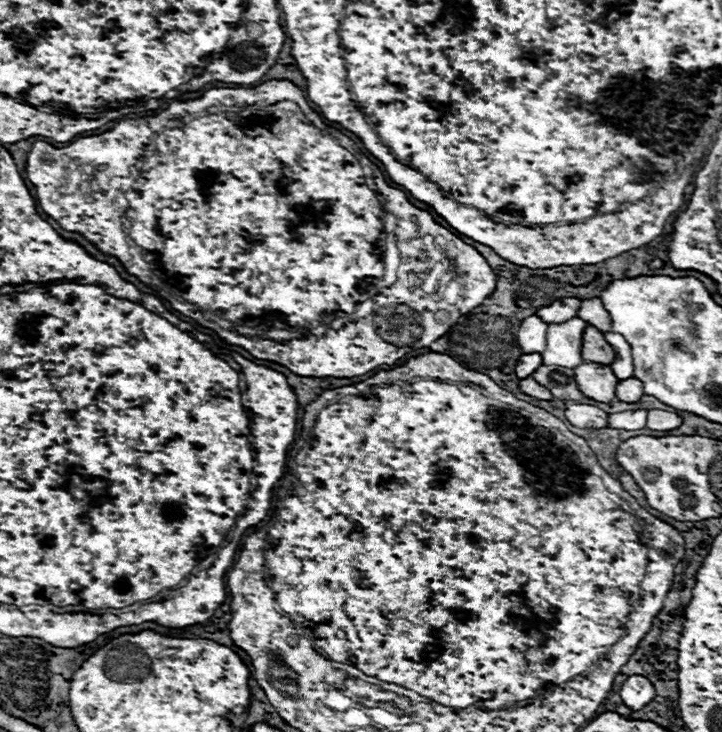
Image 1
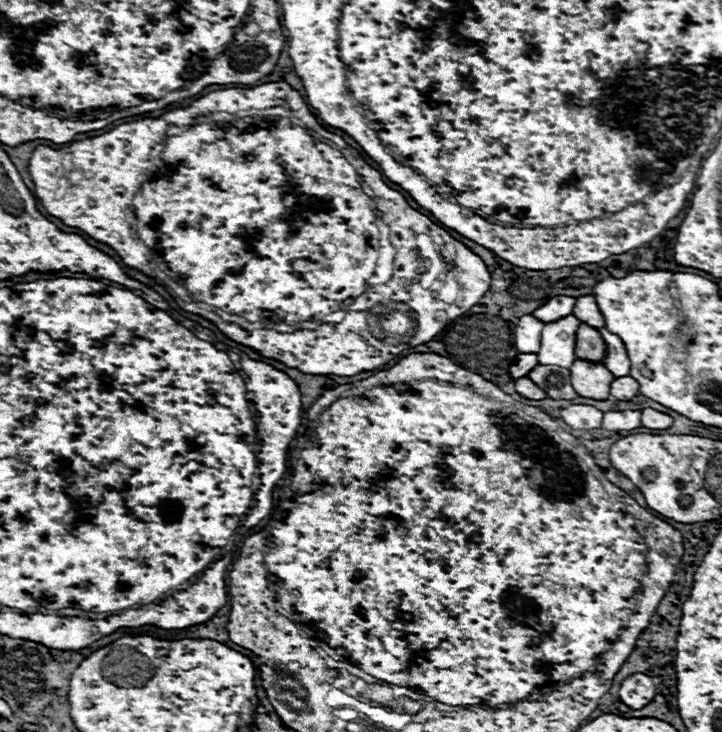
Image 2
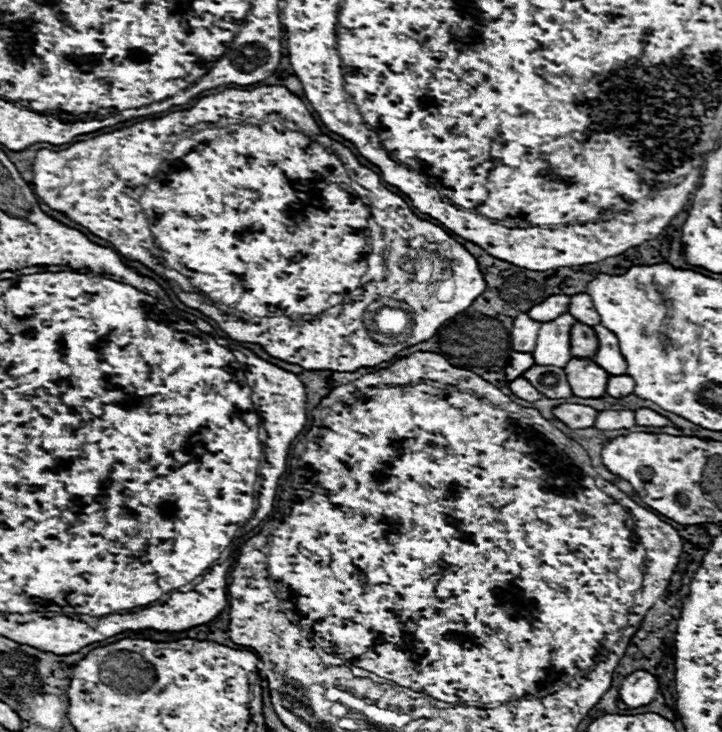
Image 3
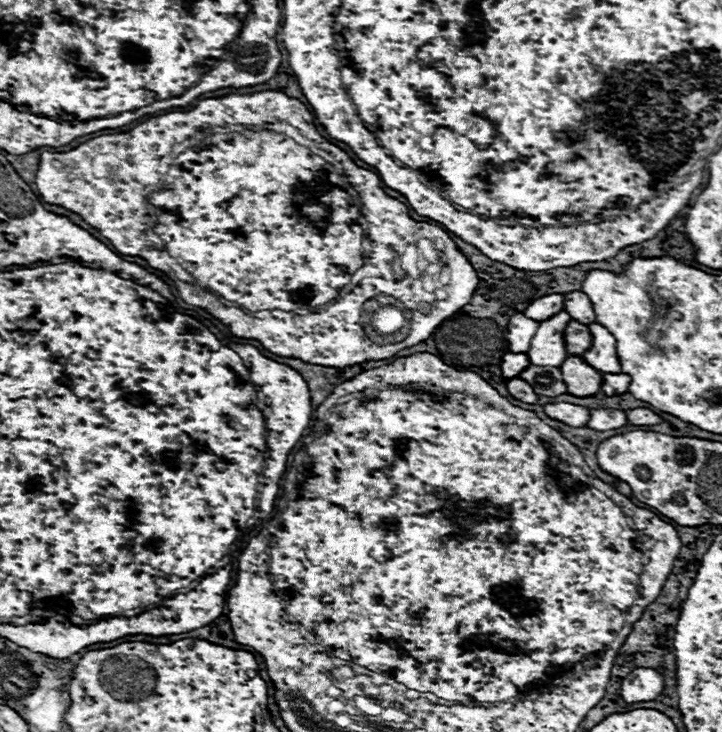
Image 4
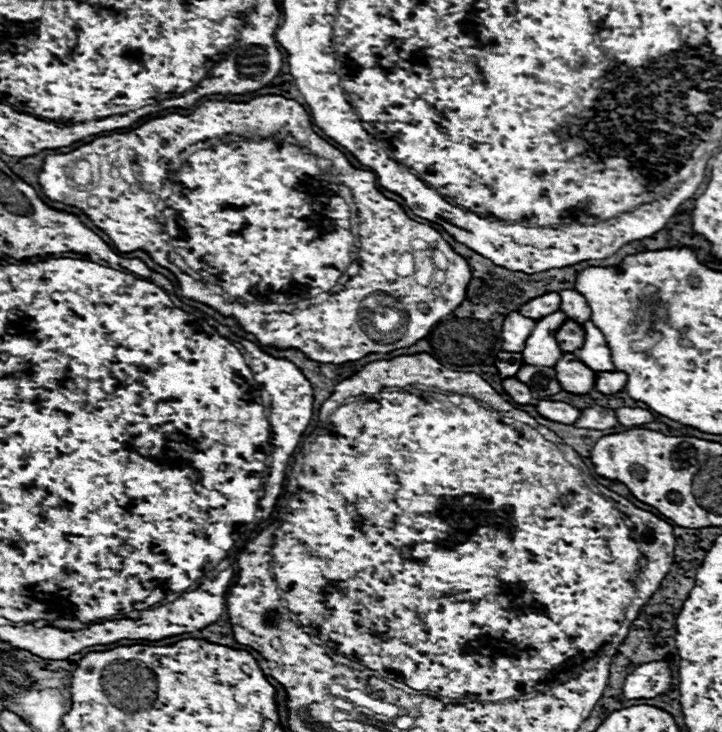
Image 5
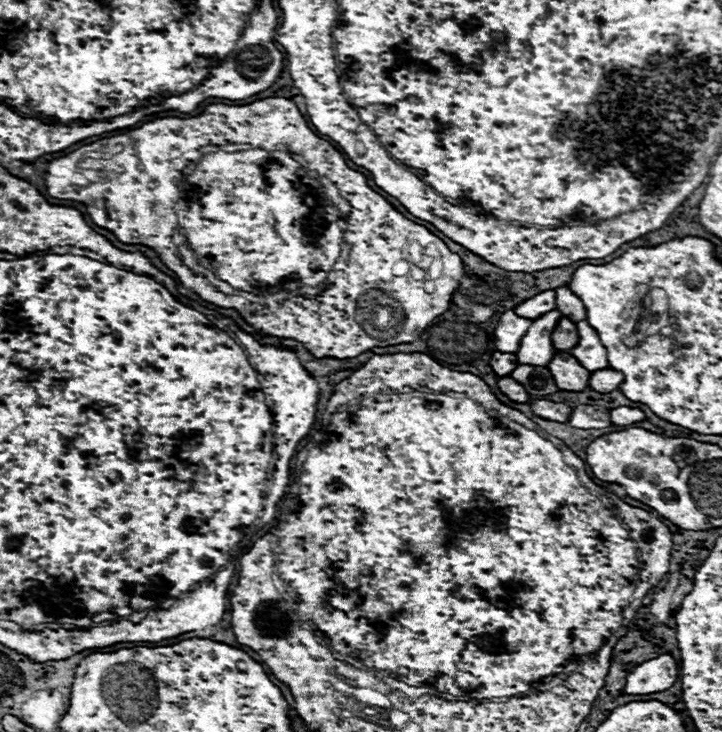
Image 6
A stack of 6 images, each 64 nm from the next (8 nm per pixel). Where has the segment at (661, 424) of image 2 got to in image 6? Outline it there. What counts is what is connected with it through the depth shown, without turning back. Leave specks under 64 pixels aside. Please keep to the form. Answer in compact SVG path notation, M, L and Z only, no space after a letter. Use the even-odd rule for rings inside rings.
M618 406L618 408L612 408L610 410L612 414L612 422L618 424L618 426L632 426L636 422L642 422L646 420L646 414L638 408L628 408L628 406Z

